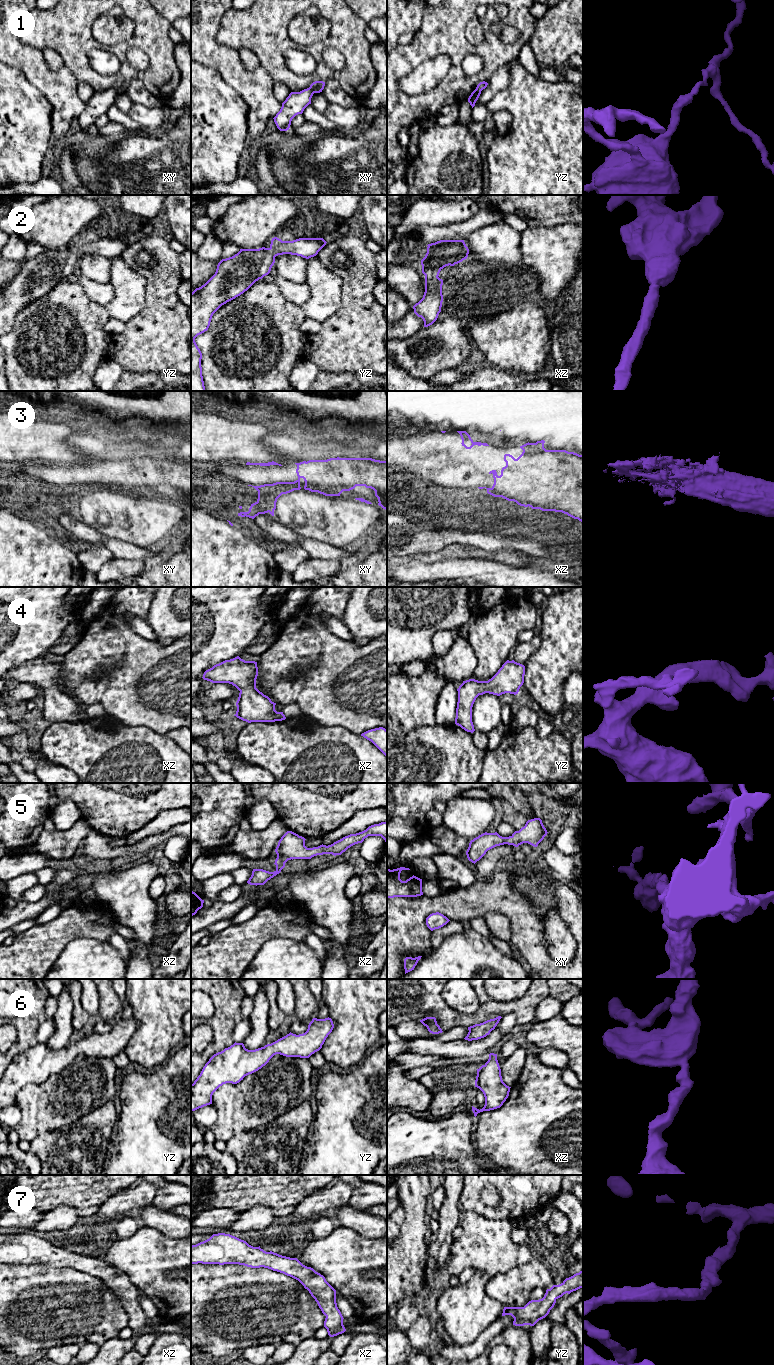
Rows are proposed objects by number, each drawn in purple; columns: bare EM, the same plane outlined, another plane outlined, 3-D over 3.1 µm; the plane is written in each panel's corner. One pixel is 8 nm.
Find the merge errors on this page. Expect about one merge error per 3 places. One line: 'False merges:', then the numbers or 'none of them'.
False merges: 1

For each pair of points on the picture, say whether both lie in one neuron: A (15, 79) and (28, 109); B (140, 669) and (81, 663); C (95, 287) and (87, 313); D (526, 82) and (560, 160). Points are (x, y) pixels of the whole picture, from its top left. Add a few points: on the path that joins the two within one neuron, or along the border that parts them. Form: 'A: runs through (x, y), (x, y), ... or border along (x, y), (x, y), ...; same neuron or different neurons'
A: runs through (15, 86), (15, 96), (21, 102); same neuron
B: runs through (128, 653), (126, 651), (97, 651); same neuron
C: border along (78, 281), (92, 300), (104, 306); different neurons
D: runs through (531, 101), (559, 130), (560, 141); same neuron

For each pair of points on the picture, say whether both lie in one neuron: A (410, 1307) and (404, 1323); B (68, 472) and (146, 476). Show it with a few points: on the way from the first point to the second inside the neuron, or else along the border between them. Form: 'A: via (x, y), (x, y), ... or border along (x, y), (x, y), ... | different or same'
A: via (409, 1311), (404, 1319) | same
B: via (87, 472), (114, 472), (118, 476), (127, 476) | same

